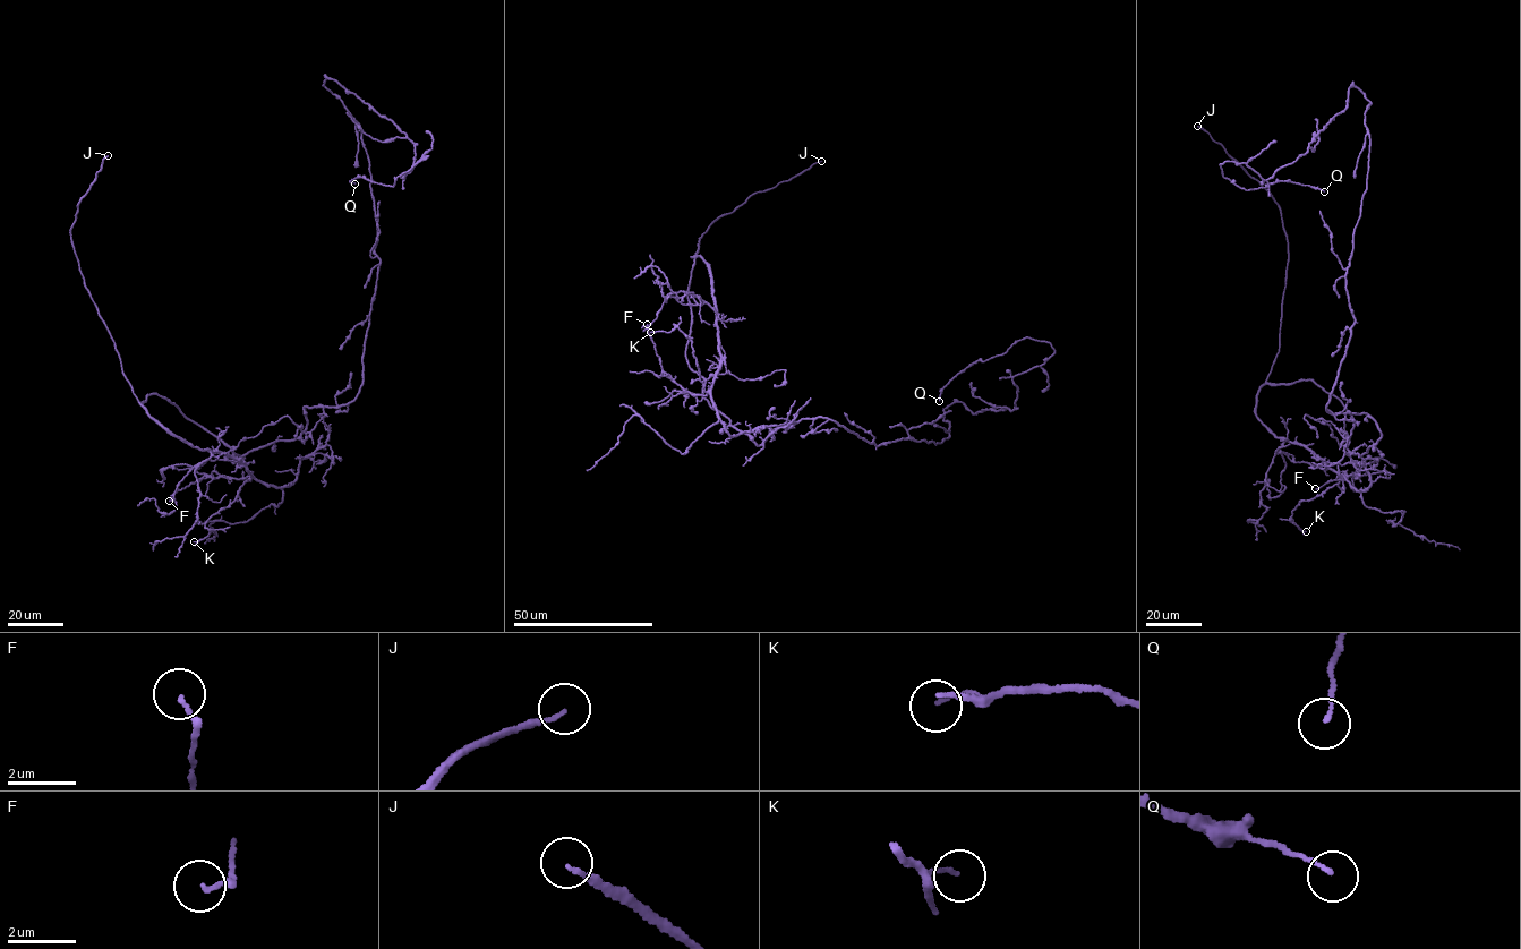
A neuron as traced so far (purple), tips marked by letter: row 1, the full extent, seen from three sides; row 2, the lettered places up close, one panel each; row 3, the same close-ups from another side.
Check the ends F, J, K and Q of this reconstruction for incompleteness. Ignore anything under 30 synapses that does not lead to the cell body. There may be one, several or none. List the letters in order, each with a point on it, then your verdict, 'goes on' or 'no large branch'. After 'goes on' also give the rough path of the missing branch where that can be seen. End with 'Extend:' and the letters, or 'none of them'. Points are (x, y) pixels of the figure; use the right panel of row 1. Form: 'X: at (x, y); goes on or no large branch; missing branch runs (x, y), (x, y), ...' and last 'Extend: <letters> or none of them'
F: at (1315, 488); no large branch
J: at (1197, 126); goes on
K: at (1306, 531); no large branch
Q: at (1324, 191); no large branch
Extend: J

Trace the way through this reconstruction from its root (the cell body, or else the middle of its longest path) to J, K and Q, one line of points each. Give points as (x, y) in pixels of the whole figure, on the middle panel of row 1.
J: (818, 417), (780, 425), (758, 445), (710, 407), (685, 352), (699, 238), (752, 194), (821, 161)
K: (818, 417), (758, 445), (703, 396), (685, 353), (701, 256), (720, 358), (712, 387), (677, 325), (650, 332)
Q: (818, 417), (878, 446), (942, 443), (943, 410), (1013, 411), (1013, 377), (1054, 349), (1018, 340), (939, 401)

